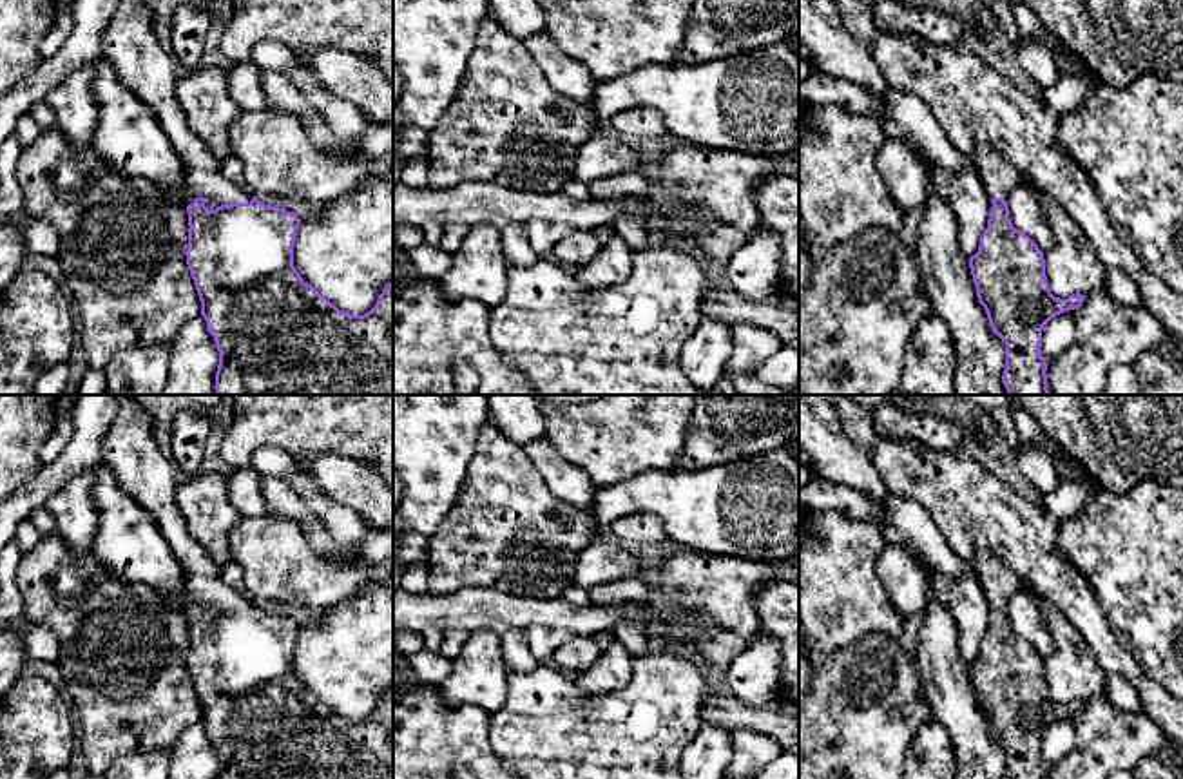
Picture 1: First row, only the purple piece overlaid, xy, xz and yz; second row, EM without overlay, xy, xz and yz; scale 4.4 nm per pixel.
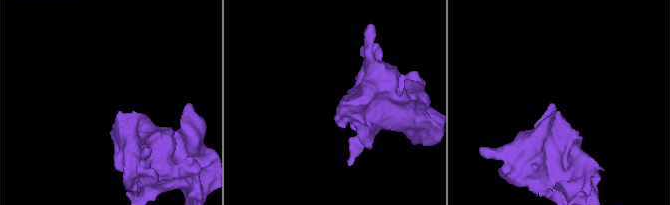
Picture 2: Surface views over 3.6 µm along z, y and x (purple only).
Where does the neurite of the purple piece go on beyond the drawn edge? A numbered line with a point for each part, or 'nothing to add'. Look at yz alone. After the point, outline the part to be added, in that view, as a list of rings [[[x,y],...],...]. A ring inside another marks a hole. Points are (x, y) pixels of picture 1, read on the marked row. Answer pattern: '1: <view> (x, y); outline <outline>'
1: yz (999, 176); outline [[[978,145],[971,158],[975,167],[980,170],[989,199],[1007,199],[1009,192],[1025,178],[996,149],[989,145]]]

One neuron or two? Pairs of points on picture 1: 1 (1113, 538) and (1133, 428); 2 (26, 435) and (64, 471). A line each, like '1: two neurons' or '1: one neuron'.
1: two neurons
2: two neurons

